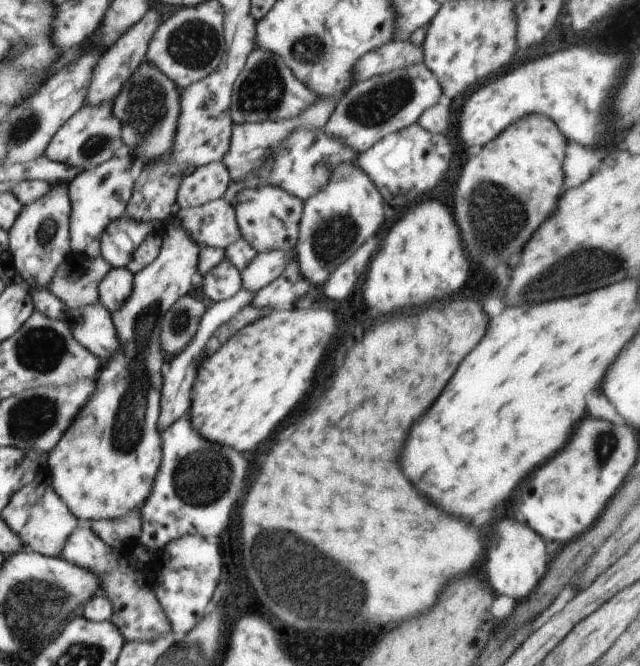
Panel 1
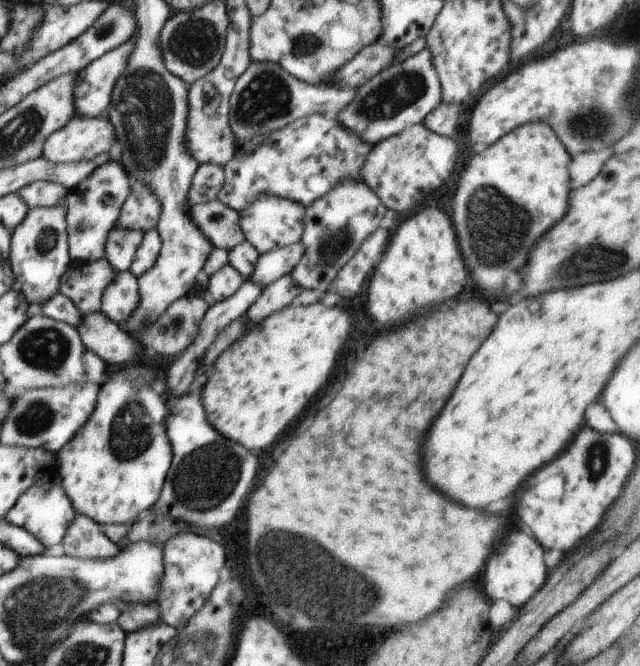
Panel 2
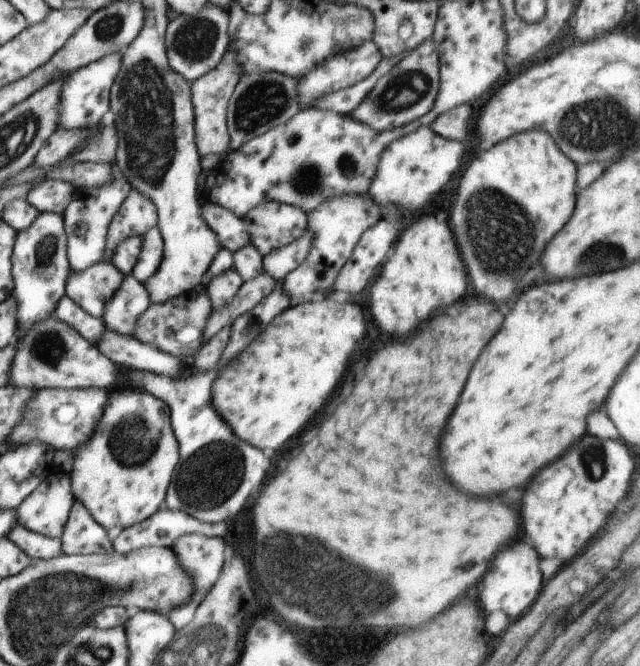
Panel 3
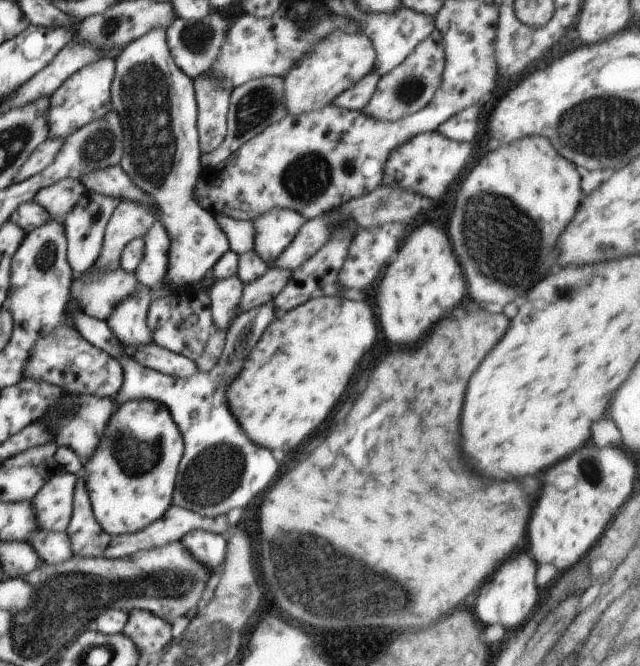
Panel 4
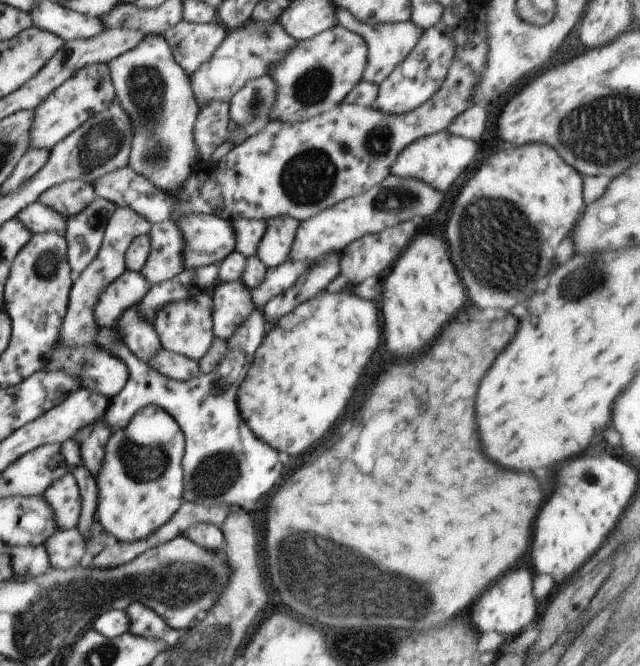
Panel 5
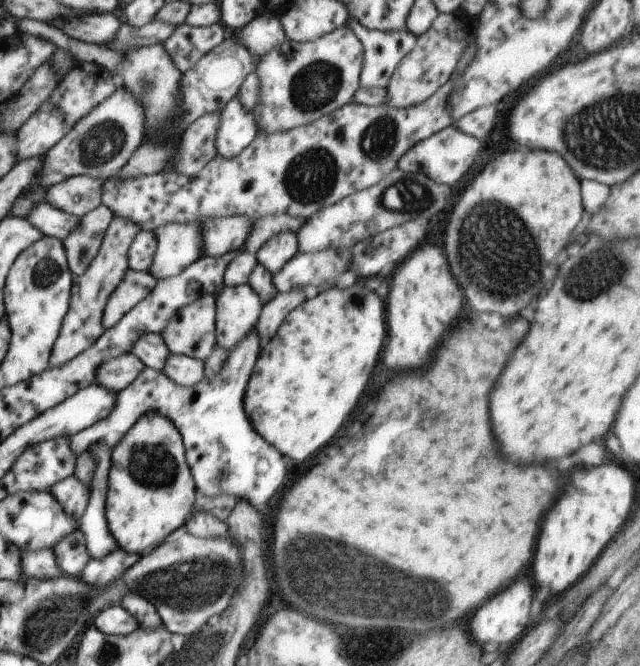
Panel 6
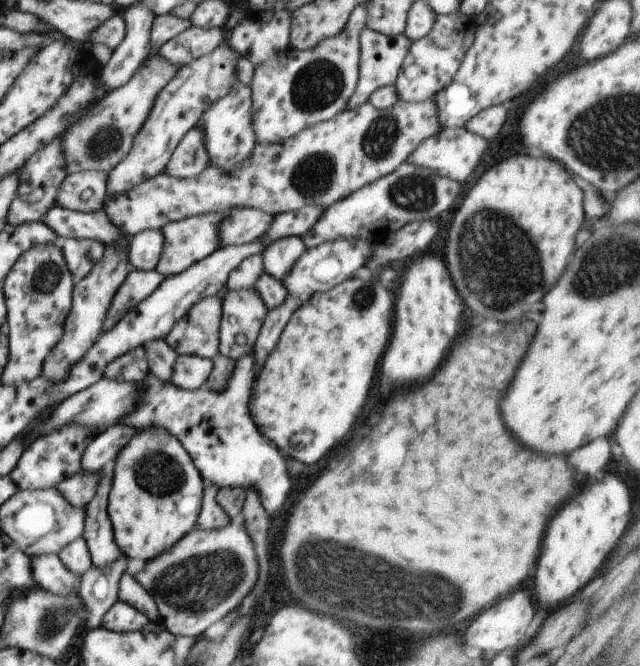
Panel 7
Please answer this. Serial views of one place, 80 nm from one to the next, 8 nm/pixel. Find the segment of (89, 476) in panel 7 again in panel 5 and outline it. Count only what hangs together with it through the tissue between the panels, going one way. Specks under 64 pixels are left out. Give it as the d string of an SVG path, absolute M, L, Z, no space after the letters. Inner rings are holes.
M70 470L43 492L42 496L51 506L58 529L74 529L78 524L81 495L76 479Z

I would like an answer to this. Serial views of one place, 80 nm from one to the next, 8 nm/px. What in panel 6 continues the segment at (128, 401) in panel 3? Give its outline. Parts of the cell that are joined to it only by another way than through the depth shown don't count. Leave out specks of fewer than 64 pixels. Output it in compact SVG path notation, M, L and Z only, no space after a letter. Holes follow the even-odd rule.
M156 411L144 414L110 451L105 517L118 547L141 556L186 526L198 495L176 426Z

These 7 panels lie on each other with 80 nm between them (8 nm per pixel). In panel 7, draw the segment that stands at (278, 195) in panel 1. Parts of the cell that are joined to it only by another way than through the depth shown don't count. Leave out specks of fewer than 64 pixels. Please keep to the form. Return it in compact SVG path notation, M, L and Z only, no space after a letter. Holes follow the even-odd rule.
M283 237L270 243L261 254L265 272L278 282L284 282L286 274L290 274L290 270L306 250L301 237Z

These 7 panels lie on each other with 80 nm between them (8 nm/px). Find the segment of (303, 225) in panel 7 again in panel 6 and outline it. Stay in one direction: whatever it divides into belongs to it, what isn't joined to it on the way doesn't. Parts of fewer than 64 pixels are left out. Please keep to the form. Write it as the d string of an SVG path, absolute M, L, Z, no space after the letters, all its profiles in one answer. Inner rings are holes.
M270 215L254 219L253 227L243 242L243 250L250 254L256 254L264 246L264 243L275 234L286 231L297 233L305 220L288 215Z

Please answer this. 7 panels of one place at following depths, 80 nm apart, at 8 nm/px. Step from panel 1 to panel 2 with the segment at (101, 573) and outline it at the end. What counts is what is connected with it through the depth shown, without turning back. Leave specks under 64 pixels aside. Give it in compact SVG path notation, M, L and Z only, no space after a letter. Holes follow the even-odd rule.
M76 512L74 522L63 538L62 546L64 555L81 559L111 559L120 552L120 547L102 532L97 522ZM156 601L145 603L122 602L120 604L121 613L116 623L126 634L151 627L162 620L161 610L158 608L159 603Z

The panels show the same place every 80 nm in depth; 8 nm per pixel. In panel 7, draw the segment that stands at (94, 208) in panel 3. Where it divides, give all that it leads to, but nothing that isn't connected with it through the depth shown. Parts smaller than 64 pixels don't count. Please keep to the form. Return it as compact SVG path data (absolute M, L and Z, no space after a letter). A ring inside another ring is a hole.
M68 238L61 241L60 248L74 283L88 276L96 262L104 256L104 246L98 240Z

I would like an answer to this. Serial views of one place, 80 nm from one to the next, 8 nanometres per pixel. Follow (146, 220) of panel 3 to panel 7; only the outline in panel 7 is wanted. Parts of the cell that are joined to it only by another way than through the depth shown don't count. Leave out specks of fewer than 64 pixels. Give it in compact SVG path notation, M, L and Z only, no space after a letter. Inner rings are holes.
M106 246L104 256L100 258L100 262L94 264L90 274L75 283L74 304L72 304L70 316L66 318L62 338L58 340L54 349L50 350L48 358L45 359L44 368L42 368L44 378L50 376L50 380L62 382L62 378L70 372L70 368L74 364L78 364L82 356L86 356L86 352L96 344L98 338L103 334L103 323L106 320L108 308L110 308L118 288L132 269L128 261L128 252L128 248L118 250L114 246Z

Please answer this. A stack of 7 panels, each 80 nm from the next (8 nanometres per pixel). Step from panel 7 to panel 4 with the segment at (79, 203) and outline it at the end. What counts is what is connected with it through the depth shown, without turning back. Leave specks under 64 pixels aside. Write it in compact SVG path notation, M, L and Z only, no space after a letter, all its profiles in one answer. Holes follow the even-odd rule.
M62 179L39 190L32 201L46 210L52 219L62 223L78 199L87 193L85 186L77 179Z

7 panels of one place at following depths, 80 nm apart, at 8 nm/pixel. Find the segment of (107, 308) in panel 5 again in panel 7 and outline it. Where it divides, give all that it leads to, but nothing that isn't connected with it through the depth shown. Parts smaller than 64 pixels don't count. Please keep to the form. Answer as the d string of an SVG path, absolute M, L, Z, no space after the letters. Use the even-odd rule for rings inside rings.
M132 268L120 288L118 288L110 304L110 308L108 308L106 320L104 320L103 323L103 332L109 332L114 329L114 326L116 326L130 310L134 310L140 302L149 298L150 294L153 294L164 280L165 277L156 270L140 271Z

